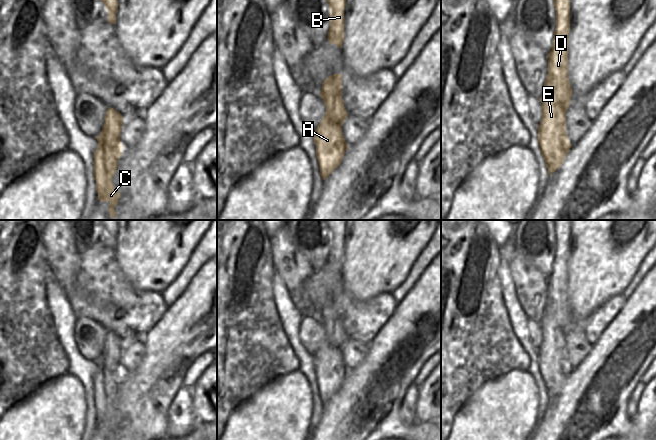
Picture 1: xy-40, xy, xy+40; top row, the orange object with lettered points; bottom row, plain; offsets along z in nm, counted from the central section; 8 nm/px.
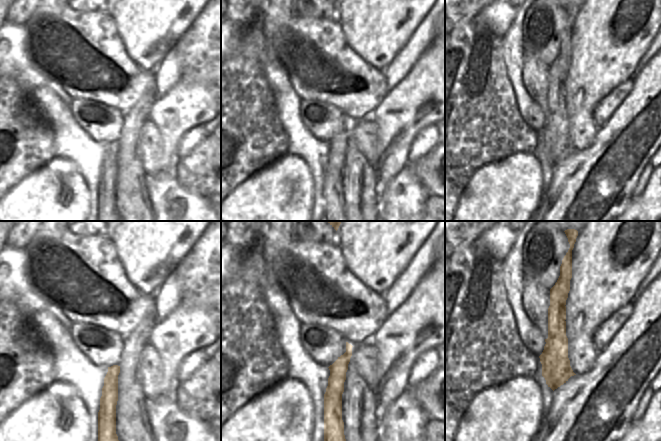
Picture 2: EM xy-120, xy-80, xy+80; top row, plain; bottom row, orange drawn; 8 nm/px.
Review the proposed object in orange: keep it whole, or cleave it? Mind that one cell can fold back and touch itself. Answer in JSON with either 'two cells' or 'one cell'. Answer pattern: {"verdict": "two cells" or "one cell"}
{"verdict": "two cells"}

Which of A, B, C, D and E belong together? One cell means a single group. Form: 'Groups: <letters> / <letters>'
Groups: A C E / B D.

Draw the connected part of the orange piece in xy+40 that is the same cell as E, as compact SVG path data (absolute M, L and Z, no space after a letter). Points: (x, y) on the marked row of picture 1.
M546 75L542 97L542 119L538 126L538 143L542 157L548 169L548 177L552 173L550 155L555 150L571 148L572 145L566 133L566 114L558 103L558 97L550 87L550 75Z

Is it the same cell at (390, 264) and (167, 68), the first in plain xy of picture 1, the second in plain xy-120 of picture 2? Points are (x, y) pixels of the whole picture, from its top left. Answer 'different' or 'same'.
different

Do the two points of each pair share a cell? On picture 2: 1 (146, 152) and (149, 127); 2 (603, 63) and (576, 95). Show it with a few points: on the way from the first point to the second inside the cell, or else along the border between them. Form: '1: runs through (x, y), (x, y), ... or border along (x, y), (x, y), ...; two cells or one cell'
1: runs through (148, 146), (149, 133); one cell
2: runs through (595, 71), (580, 87); one cell

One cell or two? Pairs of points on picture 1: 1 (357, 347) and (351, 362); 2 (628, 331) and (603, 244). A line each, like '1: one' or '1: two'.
1: one
2: two

